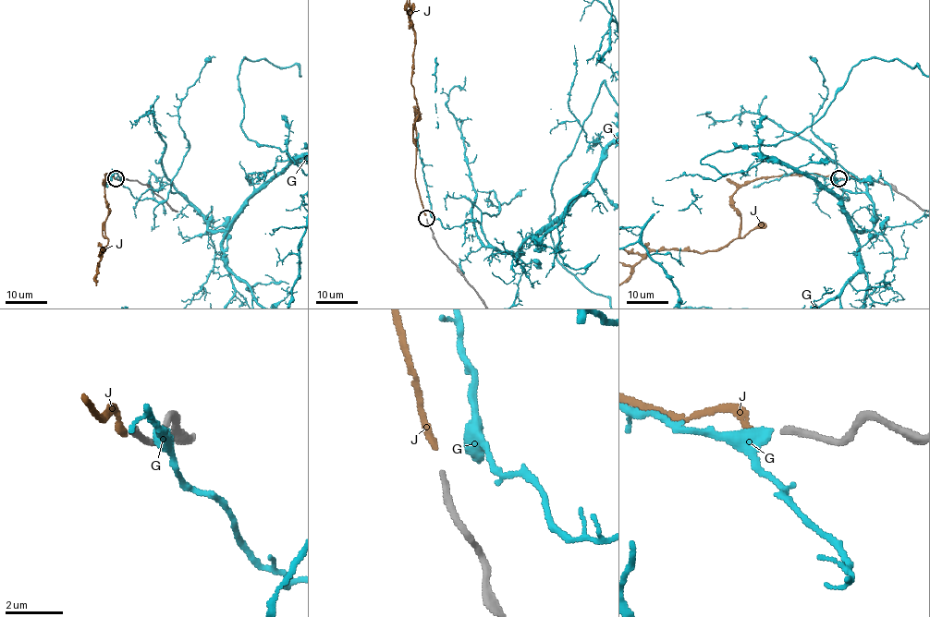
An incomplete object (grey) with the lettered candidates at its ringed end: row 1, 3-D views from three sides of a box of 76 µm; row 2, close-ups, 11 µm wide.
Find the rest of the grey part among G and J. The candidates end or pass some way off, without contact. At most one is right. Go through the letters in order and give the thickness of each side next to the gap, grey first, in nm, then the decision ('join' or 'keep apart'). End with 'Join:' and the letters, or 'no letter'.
G: calibres 220 and 400 nm; keep apart
J: calibres 220 and 200 nm; join
Join: J

